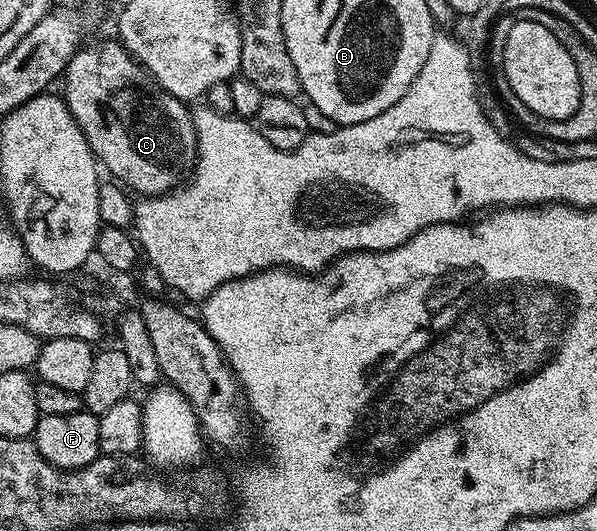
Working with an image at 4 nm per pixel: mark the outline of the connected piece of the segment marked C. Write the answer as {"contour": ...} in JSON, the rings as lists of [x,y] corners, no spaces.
{"contour":[[[118,40],[112,42],[95,42],[84,45],[75,55],[69,60],[67,69],[63,72],[61,79],[61,97],[66,102],[69,112],[73,112],[73,120],[77,120],[77,124],[81,128],[81,132],[85,132],[85,140],[89,144],[89,148],[95,154],[96,159],[101,163],[102,169],[107,170],[115,182],[122,184],[128,191],[134,192],[139,196],[158,196],[161,194],[170,194],[172,190],[176,189],[184,181],[185,175],[194,167],[195,159],[197,157],[197,132],[195,131],[195,120],[192,111],[187,111],[188,103],[181,98],[175,98],[169,92],[165,92],[158,84],[155,83],[154,78],[147,73],[136,58],[123,47],[123,43]]]}

